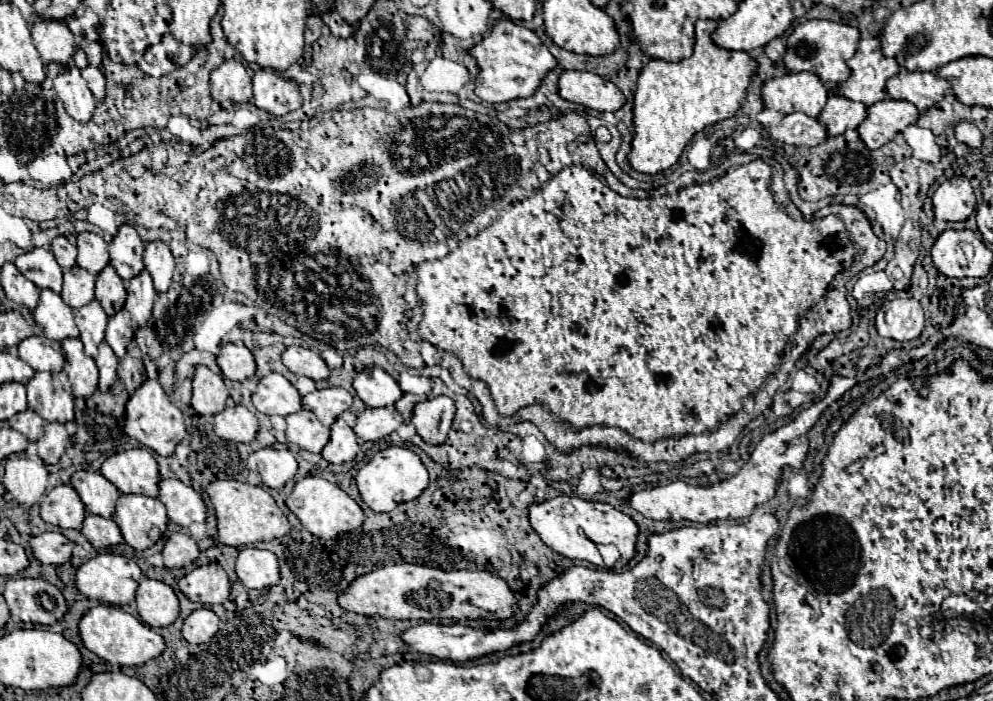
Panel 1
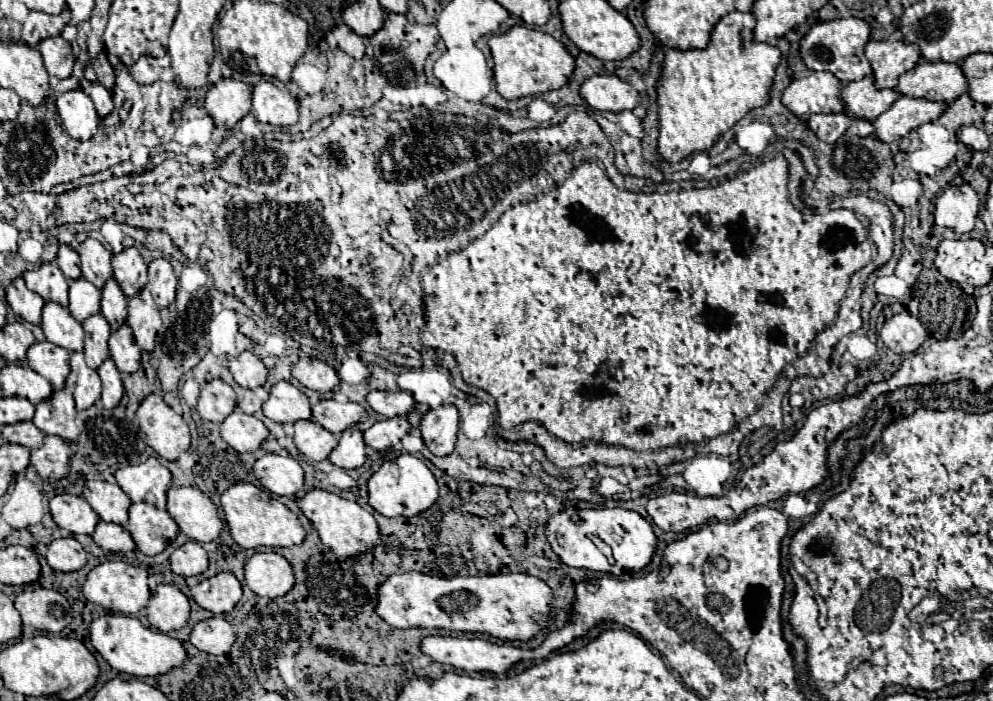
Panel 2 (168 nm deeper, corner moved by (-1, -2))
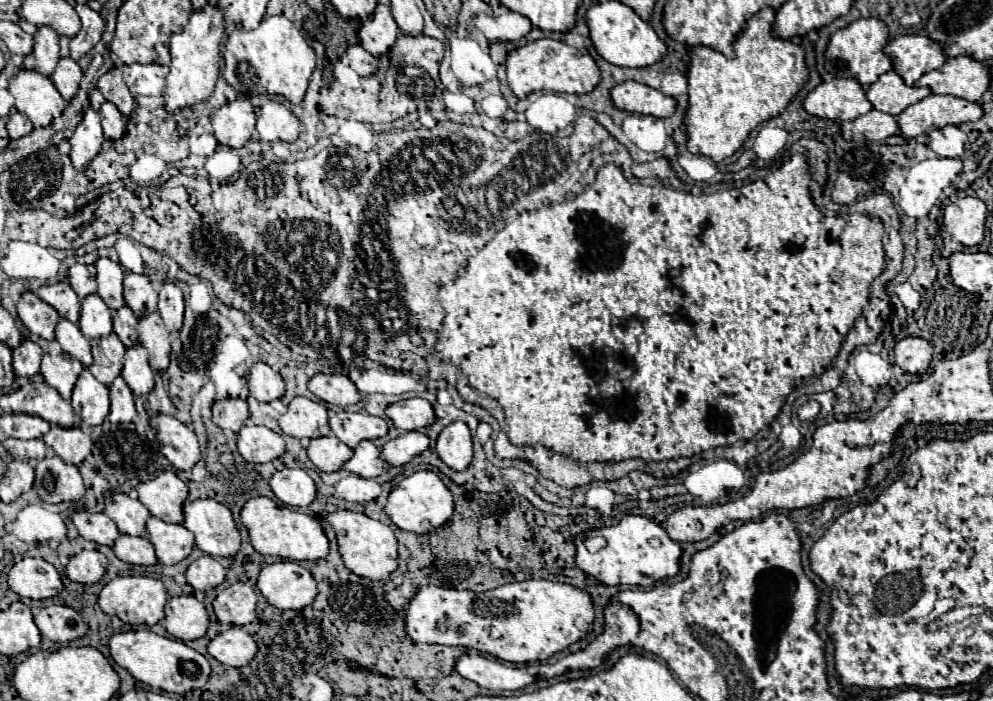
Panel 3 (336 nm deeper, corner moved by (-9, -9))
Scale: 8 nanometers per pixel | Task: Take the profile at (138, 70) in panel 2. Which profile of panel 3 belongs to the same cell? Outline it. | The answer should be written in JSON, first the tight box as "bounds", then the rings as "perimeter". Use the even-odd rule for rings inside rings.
{"bounds":[122,64,168,96],"perimeter":[[[160,64],[122,66],[122,76],[132,96],[160,96],[166,86],[166,74],[168,68]]]}

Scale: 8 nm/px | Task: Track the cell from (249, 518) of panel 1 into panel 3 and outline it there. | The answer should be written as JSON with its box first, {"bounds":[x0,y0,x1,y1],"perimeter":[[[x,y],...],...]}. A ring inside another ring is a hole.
{"bounds":[240,496,328,560],"perimeter":[[[266,496],[246,500],[240,512],[240,520],[248,530],[250,544],[262,556],[280,556],[286,560],[318,560],[328,554],[328,538],[312,516],[294,512],[288,506],[278,506]]]}

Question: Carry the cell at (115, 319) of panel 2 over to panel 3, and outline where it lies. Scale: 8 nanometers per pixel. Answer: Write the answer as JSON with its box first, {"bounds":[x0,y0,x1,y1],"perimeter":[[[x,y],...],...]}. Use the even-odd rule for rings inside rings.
{"bounds":[114,306,138,346],"perimeter":[[[122,306],[114,312],[114,332],[118,334],[124,346],[132,346],[138,340],[136,324],[138,324],[138,318],[128,306]]]}

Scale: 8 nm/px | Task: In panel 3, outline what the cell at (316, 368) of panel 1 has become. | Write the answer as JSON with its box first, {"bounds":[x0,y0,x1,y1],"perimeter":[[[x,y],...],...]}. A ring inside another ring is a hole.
{"bounds":[308,374,360,406],"perimeter":[[[314,374],[308,382],[308,390],[316,398],[336,406],[350,406],[360,400],[356,386],[344,374]]]}

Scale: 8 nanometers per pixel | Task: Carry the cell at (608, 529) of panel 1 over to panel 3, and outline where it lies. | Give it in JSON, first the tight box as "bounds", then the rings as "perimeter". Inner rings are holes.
{"bounds":[574,516,680,586],"perimeter":[[[624,516],[620,524],[610,528],[598,528],[588,530],[586,534],[600,534],[606,538],[606,546],[598,552],[588,552],[580,540],[580,536],[574,538],[576,546],[576,566],[596,578],[602,584],[608,586],[652,586],[656,580],[676,576],[678,574],[678,562],[680,562],[680,544],[670,540],[666,530],[652,522],[646,516]]]}

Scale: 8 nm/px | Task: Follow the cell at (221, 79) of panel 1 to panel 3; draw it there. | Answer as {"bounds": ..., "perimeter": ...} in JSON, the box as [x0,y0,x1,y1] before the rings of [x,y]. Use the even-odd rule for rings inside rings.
{"bounds":[212,98,256,148],"perimeter":[[[246,98],[226,102],[212,114],[214,136],[220,144],[230,148],[242,148],[252,136],[256,124],[256,110]]]}

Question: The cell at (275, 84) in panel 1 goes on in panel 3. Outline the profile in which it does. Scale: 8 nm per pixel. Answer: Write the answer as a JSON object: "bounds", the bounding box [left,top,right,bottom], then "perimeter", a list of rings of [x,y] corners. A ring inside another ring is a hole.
{"bounds":[256,100,300,142],"perimeter":[[[268,100],[258,110],[256,130],[264,142],[294,142],[300,134],[300,120],[282,102]]]}

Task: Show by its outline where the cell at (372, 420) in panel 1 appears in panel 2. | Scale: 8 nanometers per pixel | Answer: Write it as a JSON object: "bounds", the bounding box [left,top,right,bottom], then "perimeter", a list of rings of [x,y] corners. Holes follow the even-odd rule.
{"bounds":[364,415,410,451],"perimeter":[[[406,415],[394,419],[382,419],[364,431],[364,441],[368,447],[376,451],[386,451],[394,443],[398,443],[408,431],[410,431],[410,423]]]}

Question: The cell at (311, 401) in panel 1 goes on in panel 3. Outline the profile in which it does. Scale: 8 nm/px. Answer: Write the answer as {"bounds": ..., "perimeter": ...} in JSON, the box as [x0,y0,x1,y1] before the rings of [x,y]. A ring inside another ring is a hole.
{"bounds":[328,412,388,448],"perimeter":[[[338,412],[332,414],[328,422],[332,434],[350,448],[354,448],[360,440],[374,440],[388,432],[388,426],[382,418],[366,412]]]}

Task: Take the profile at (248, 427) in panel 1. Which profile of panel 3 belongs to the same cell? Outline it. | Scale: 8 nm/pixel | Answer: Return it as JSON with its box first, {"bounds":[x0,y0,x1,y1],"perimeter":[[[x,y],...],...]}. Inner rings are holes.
{"bounds":[238,422,284,462],"perimeter":[[[248,422],[238,432],[238,452],[248,462],[272,462],[284,454],[284,440],[270,428]]]}

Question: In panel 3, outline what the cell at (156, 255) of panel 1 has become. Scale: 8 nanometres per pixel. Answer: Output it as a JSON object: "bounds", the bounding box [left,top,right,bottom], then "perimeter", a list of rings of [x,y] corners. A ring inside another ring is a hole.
{"bounds":[158,280,184,332],"perimeter":[[[166,280],[162,284],[158,312],[160,312],[168,332],[180,330],[182,316],[184,316],[184,300],[182,300],[182,290],[178,288],[178,284],[174,280]]]}

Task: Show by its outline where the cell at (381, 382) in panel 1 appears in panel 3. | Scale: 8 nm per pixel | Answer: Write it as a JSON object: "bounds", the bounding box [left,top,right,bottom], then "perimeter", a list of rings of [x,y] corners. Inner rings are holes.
{"bounds":[386,398,434,430],"perimeter":[[[408,398],[386,408],[386,416],[398,430],[420,430],[434,422],[434,410],[424,398]]]}

